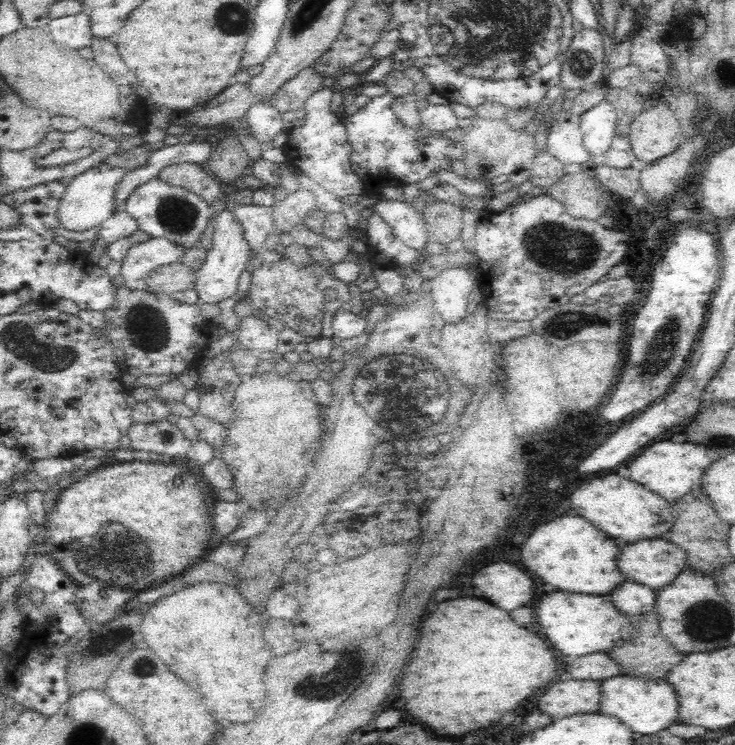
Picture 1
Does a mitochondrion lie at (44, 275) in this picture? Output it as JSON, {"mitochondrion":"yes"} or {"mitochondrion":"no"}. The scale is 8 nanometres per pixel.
{"mitochondrion":"no"}

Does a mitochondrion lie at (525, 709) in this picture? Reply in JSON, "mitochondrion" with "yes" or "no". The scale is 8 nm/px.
{"mitochondrion":"no"}

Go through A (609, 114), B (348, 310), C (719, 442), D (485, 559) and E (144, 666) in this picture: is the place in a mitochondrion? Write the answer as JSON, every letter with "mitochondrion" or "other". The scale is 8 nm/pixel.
{"A":"other","B":"other","C":"other","D":"other","E":"mitochondrion"}

